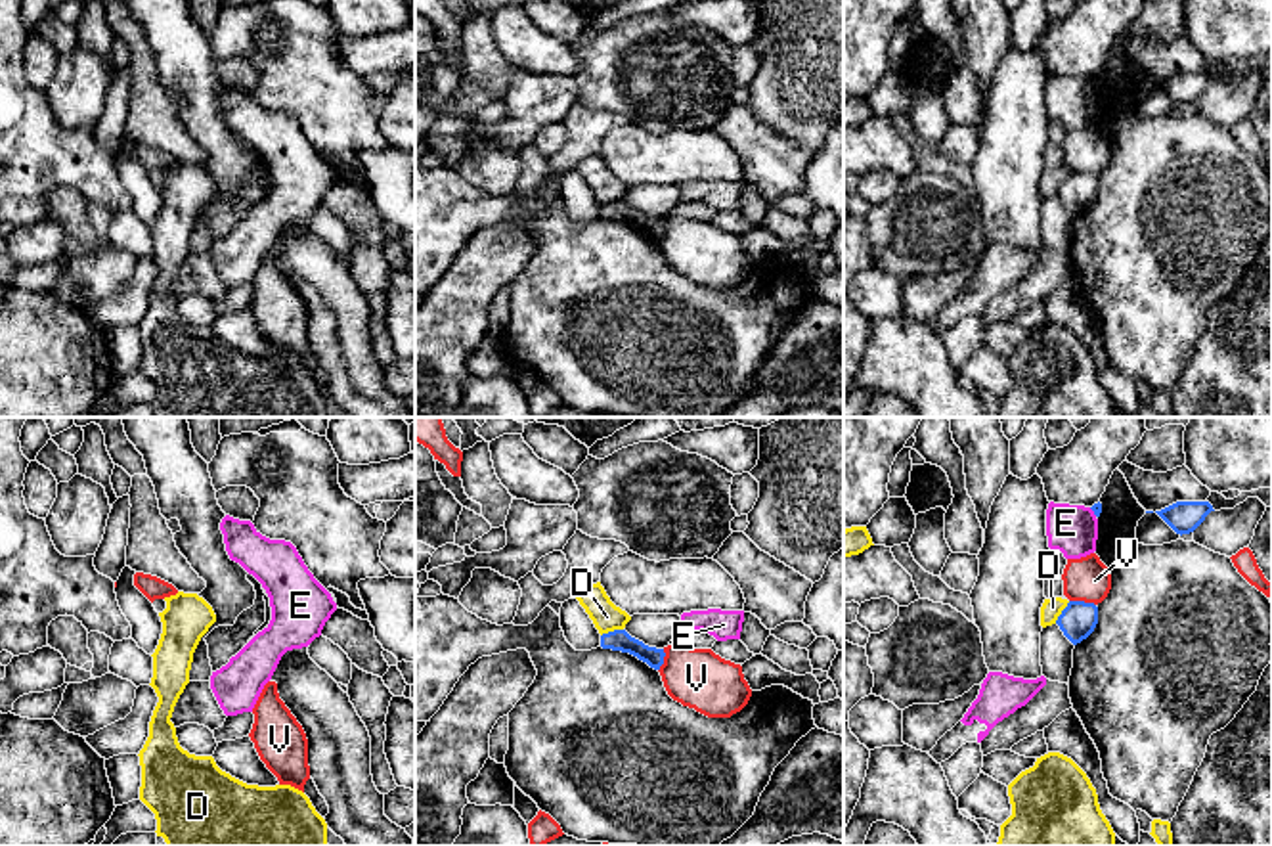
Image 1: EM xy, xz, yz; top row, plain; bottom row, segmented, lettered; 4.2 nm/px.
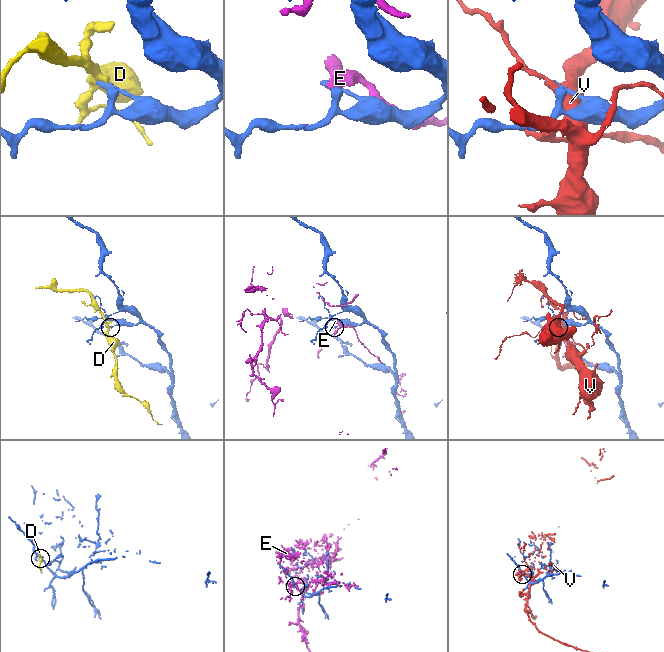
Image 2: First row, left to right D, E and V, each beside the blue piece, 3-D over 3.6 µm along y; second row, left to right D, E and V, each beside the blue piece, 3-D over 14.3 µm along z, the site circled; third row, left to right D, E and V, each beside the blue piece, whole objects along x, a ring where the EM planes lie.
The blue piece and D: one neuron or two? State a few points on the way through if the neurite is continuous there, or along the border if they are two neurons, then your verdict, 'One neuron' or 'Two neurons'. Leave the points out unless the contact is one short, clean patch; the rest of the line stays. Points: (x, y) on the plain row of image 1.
Boundary: xz (622, 200), (601, 207). Two neurons

